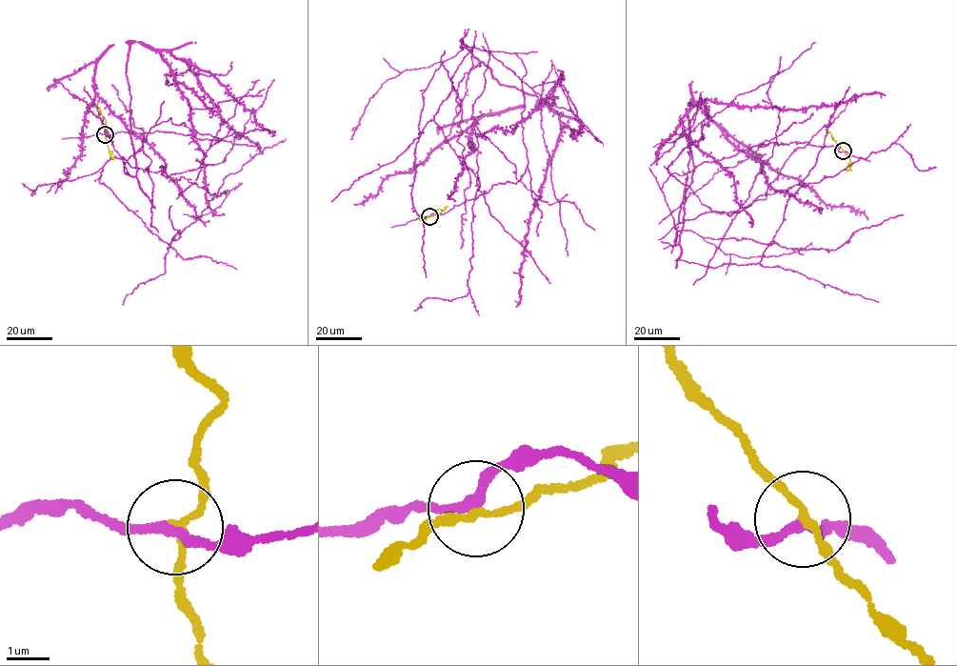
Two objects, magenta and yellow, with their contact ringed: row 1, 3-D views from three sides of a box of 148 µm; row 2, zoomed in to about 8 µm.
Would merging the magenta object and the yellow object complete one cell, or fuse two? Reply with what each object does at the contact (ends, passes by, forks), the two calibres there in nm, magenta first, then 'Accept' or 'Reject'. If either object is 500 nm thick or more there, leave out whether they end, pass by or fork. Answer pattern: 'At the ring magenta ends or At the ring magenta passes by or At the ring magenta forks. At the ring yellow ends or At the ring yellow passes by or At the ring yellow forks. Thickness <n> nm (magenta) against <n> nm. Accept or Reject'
At the ring magenta passes by. At the ring yellow passes by. Thickness 200 nm (magenta) against 160 nm. Reject

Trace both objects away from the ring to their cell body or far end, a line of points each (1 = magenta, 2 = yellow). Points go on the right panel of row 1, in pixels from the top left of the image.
1: (843, 151), (671, 174), (673, 246), (688, 102), (658, 151), (693, 120), (684, 184), (692, 142)
2: (843, 151), (825, 129)

